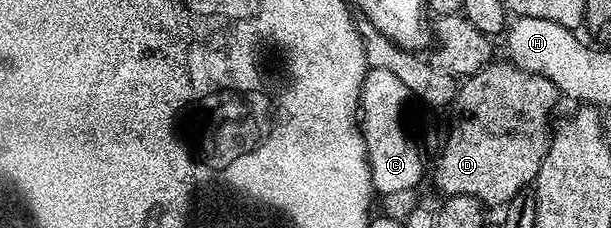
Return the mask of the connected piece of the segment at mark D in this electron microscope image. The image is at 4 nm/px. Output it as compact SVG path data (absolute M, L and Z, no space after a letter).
M510 62L488 63L480 72L466 77L455 93L455 121L446 133L443 147L438 149L439 161L435 164L435 184L444 197L472 196L488 209L507 205L519 192L534 185L535 175L551 145L553 120L551 111L561 100L561 93L549 78L527 72Z

